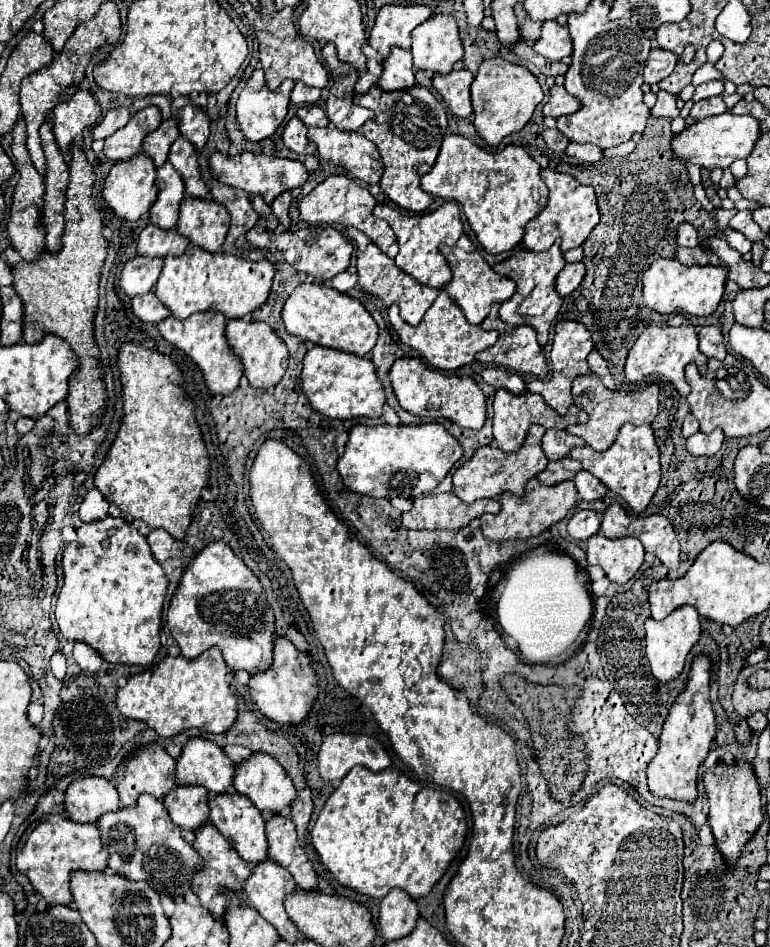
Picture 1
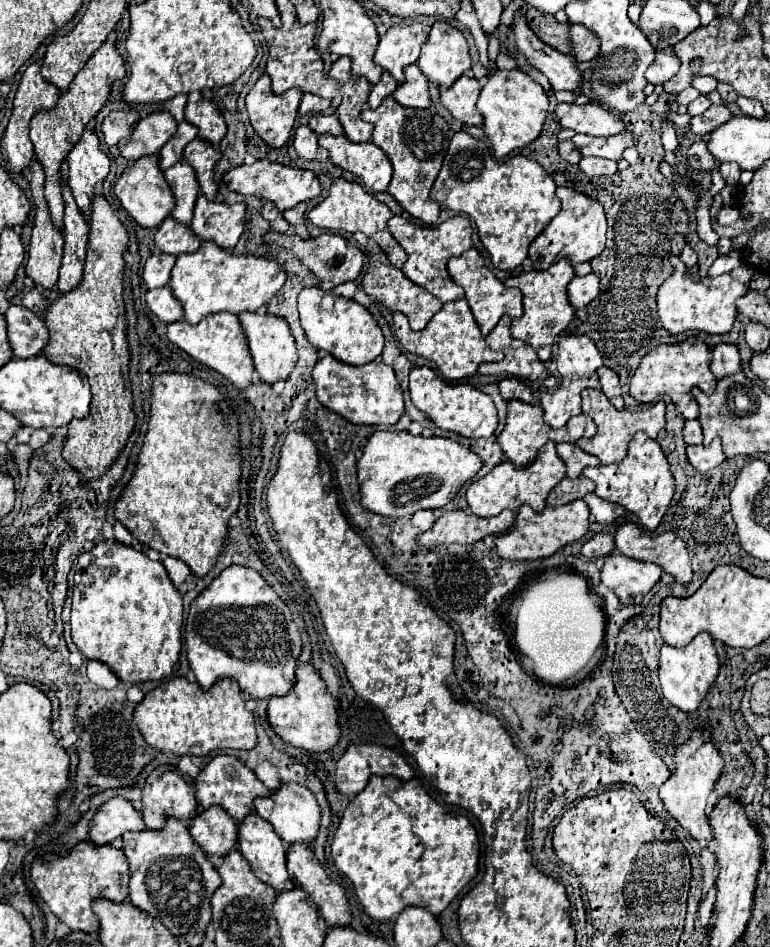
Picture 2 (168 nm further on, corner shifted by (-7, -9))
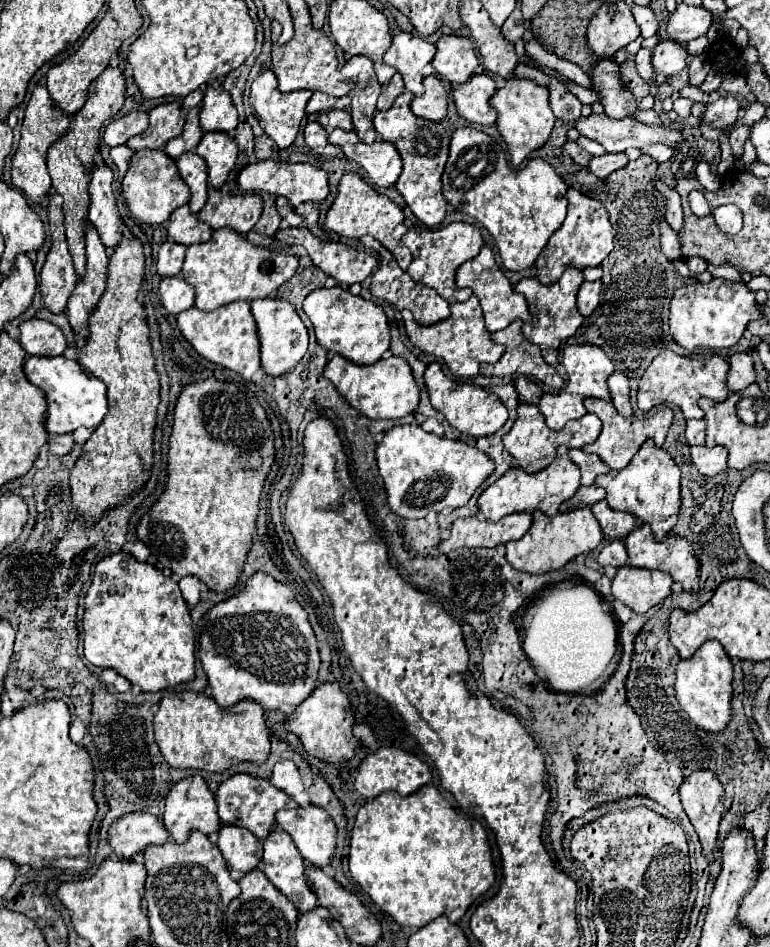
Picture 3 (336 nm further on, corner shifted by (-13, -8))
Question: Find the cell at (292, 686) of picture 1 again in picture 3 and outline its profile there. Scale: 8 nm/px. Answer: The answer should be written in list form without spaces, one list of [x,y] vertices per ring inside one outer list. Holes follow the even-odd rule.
[[[336,682],[320,684],[296,710],[286,718],[286,730],[296,734],[304,744],[304,750],[324,762],[342,762],[354,756],[358,740],[352,736],[354,712],[350,708],[348,696],[340,690]]]

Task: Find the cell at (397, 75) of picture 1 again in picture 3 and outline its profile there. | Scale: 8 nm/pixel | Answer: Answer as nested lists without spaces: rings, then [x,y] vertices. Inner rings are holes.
[[[426,76],[424,78],[424,94],[414,98],[410,108],[416,116],[428,118],[428,120],[442,120],[446,116],[446,106],[448,106],[448,98],[446,98],[446,90],[442,86],[442,82],[436,76]]]

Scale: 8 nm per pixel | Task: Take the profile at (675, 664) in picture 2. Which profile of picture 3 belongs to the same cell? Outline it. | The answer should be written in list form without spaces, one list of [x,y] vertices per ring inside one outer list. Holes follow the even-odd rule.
[[[704,642],[692,658],[682,658],[676,666],[676,698],[682,710],[690,716],[690,720],[706,730],[720,732],[730,720],[730,698],[732,698],[732,662],[724,652],[720,642]]]

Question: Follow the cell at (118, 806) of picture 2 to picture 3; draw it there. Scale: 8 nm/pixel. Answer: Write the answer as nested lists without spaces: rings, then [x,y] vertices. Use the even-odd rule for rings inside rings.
[[[128,812],[116,818],[108,830],[108,844],[118,858],[132,858],[134,852],[142,852],[150,844],[164,844],[168,832],[154,814]]]

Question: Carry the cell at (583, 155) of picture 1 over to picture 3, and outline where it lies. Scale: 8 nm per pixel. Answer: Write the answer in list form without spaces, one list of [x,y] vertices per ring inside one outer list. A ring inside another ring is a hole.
[[[604,154],[600,158],[592,158],[588,170],[598,178],[608,178],[618,168],[624,168],[628,164],[626,154]]]

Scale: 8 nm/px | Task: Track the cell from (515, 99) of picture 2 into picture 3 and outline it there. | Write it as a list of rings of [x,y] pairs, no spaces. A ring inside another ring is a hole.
[[[512,78],[500,90],[496,90],[496,94],[490,98],[490,106],[498,112],[496,128],[502,134],[504,142],[508,144],[510,162],[514,166],[520,166],[522,160],[532,150],[540,148],[548,140],[554,126],[554,114],[550,108],[548,88],[538,86],[530,78]]]

